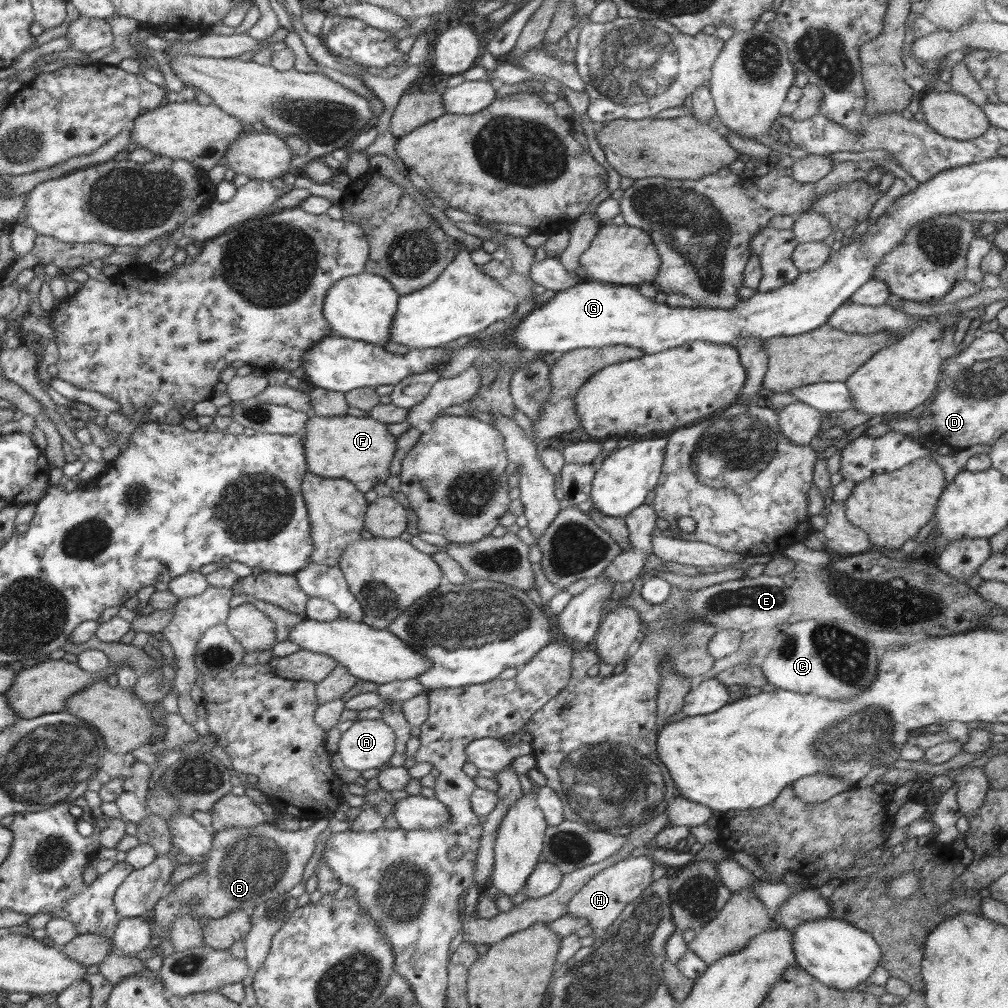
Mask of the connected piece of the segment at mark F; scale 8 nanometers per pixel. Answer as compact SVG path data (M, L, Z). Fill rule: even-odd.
M332 415L310 416L302 431L304 453L310 471L321 477L344 478L352 482L362 493L377 485L385 485L391 475L389 466L396 452L396 435L392 435L387 423L370 416Z

